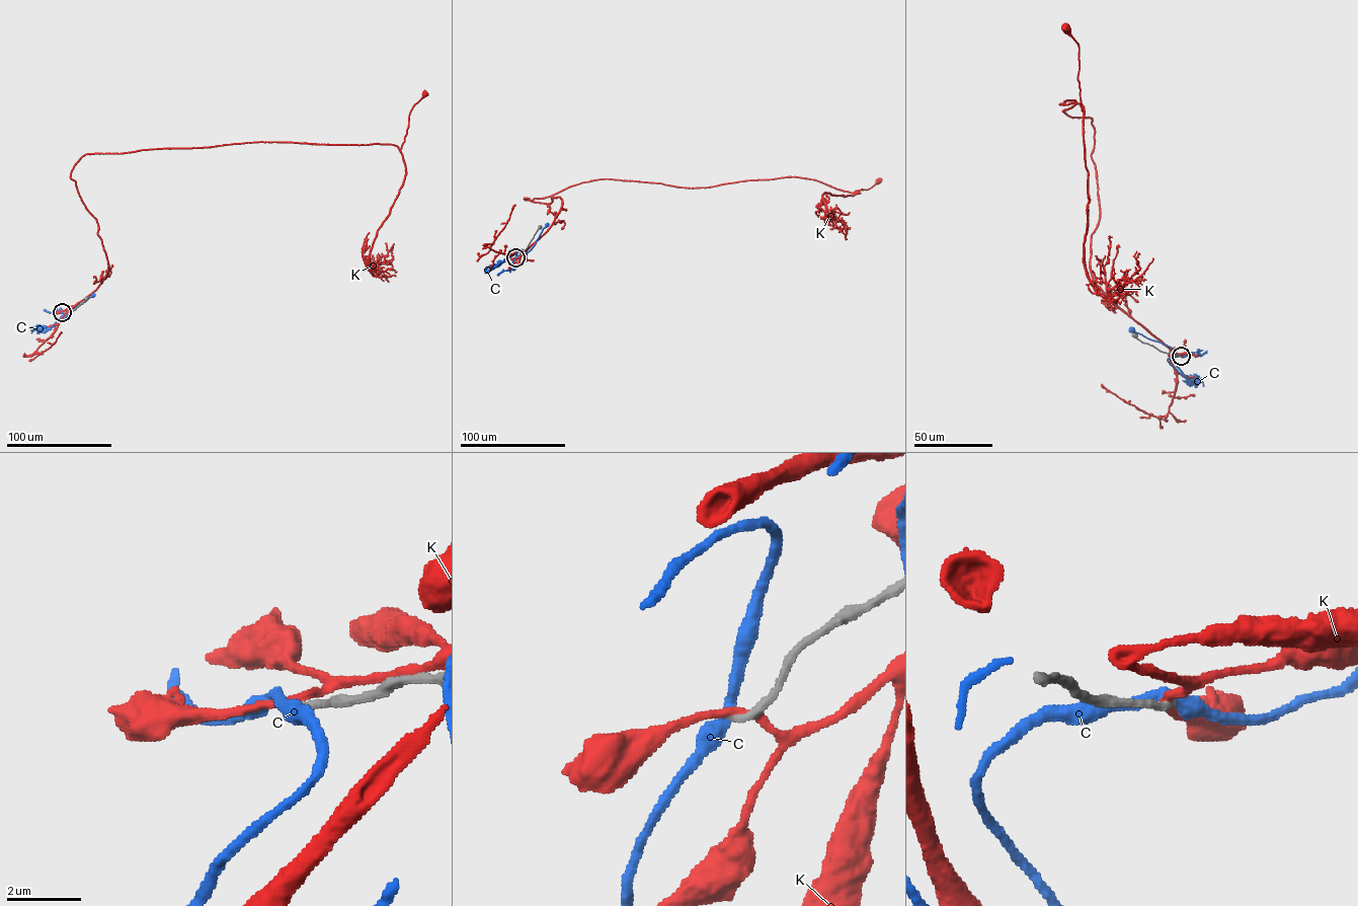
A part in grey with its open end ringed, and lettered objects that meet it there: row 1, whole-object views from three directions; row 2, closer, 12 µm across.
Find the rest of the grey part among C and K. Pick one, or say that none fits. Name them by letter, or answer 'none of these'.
none of these

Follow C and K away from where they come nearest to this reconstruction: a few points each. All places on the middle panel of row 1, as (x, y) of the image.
C: (515, 257), (515, 252), (505, 260), (521, 248), (522, 254), (529, 251), (548, 223)
K: (515, 257), (562, 206), (559, 197), (524, 198), (583, 182), (697, 187), (798, 176), (853, 193), (878, 180)

